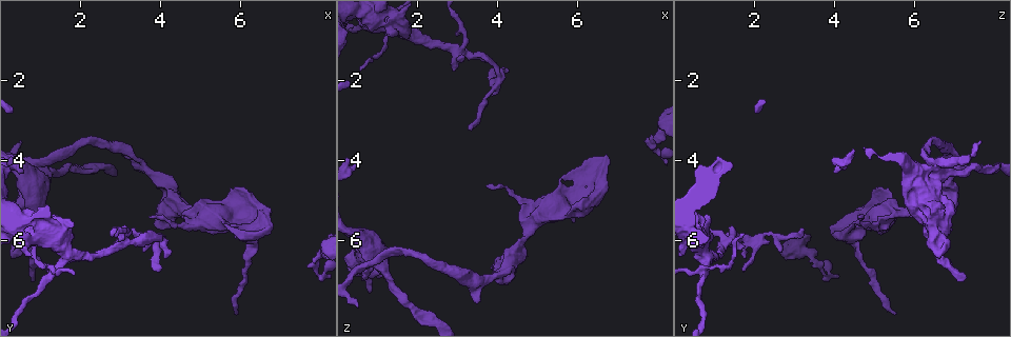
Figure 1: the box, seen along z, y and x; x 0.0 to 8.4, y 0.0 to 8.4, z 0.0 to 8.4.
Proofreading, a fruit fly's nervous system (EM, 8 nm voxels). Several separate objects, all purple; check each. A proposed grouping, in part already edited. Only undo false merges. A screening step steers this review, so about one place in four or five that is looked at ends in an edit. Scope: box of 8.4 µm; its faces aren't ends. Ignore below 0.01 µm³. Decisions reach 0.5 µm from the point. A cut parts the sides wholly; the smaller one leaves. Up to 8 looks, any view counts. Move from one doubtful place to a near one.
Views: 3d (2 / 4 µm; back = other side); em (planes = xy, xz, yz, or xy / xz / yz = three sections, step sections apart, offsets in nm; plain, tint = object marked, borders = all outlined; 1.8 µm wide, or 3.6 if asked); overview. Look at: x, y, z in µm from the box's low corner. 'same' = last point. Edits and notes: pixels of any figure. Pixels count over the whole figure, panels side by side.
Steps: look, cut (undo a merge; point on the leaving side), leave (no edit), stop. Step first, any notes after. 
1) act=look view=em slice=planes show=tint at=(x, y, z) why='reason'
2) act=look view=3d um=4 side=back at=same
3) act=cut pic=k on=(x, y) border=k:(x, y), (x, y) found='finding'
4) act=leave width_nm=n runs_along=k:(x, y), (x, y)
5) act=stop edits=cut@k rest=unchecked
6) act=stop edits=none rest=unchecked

act=look view=3d um=2 at=(6.10, 5.80, 4.50) why='sharp bend'

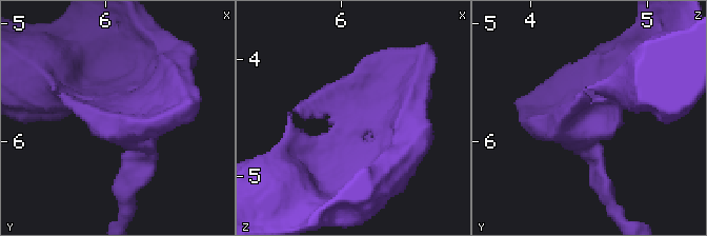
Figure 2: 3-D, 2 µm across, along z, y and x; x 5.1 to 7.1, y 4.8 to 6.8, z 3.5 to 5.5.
act=look view=em slice=yz step=8 show=tint at=(6.16, 5.82, 4.48)

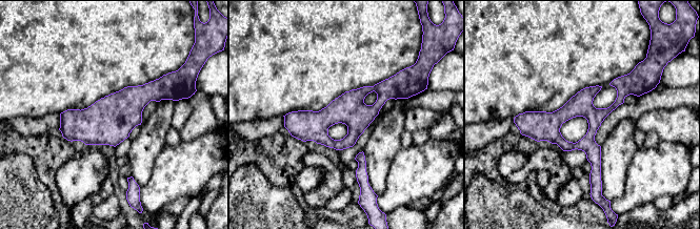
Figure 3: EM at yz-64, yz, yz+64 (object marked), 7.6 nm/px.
act=leave width_nm=180 found='one neuron here'

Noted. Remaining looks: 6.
act=look view=3d um=4 side=back at=(4.35, 4.95, 6.50)

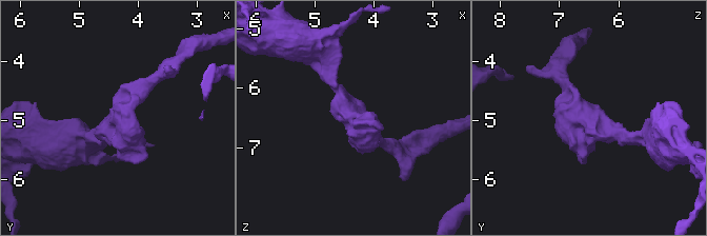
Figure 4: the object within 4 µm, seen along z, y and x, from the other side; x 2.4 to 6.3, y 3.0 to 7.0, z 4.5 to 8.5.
act=look view=em slice=planes show=plain at=(4.35, 5.00, 6.45) why='need the tissue'

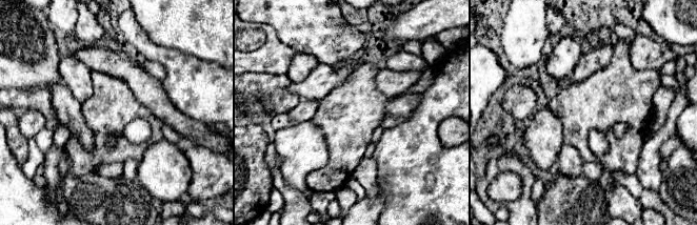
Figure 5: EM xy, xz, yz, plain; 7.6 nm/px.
act=look view=em slice=planes show=tint at=same

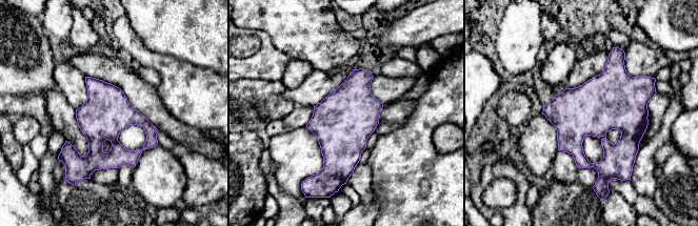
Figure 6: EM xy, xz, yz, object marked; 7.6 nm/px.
act=leave width_nm=360 found='all the same neuron'

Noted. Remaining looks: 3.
act=look view=3d um=2 at=(3.10, 6.05, 1.25) why='a fork'

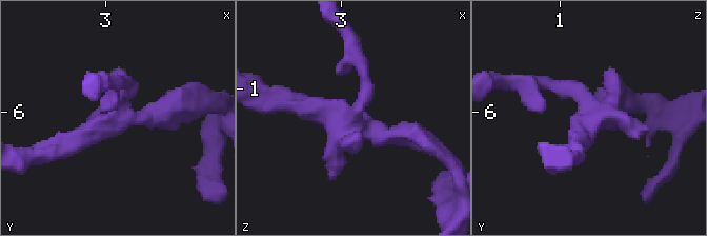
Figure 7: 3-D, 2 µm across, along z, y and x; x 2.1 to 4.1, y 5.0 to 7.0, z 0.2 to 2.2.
act=look view=em slice=planes show=tint at=(3.08, 6.02, 1.26) why='need the tissue'

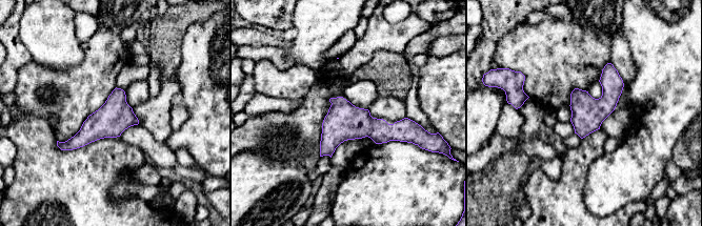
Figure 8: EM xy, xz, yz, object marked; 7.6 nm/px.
act=leave found='one neuron here'

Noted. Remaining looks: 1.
act=stop edits=none rest=unchecked

